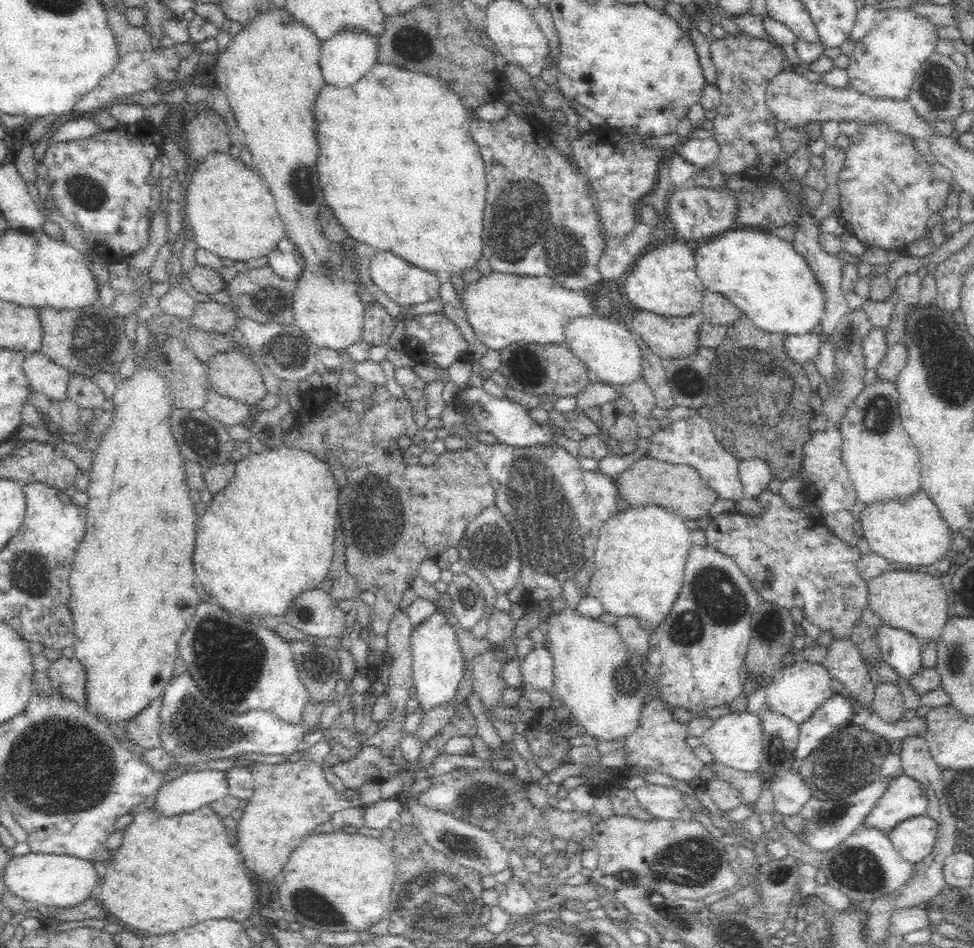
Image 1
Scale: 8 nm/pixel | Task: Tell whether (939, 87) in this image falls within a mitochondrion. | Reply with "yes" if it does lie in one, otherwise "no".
yes

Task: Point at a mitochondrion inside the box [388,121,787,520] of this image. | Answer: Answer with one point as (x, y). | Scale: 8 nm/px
(524, 230)

